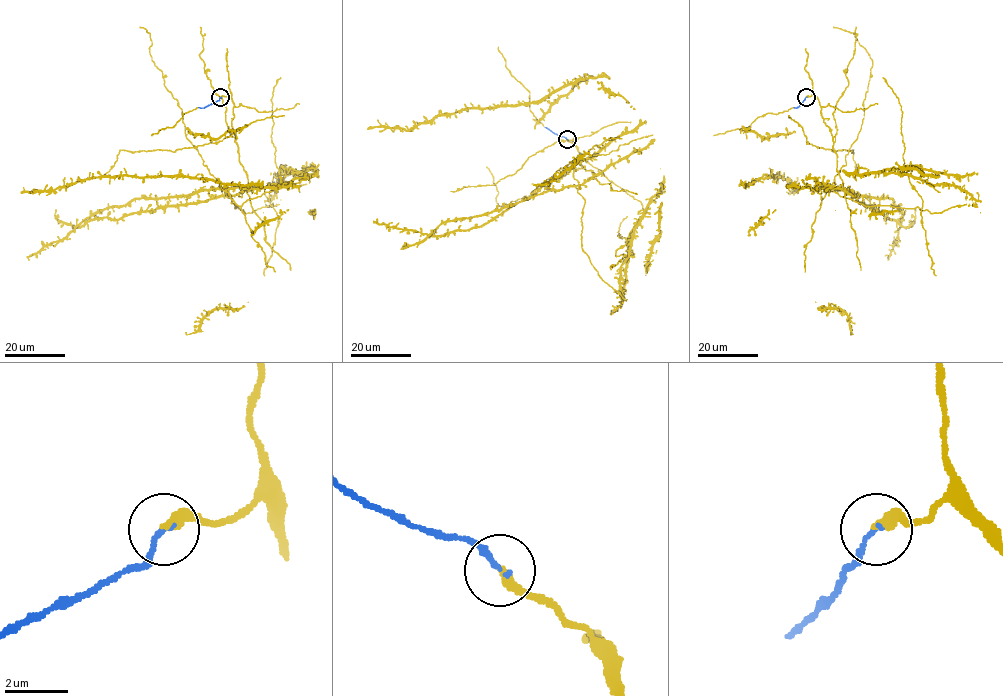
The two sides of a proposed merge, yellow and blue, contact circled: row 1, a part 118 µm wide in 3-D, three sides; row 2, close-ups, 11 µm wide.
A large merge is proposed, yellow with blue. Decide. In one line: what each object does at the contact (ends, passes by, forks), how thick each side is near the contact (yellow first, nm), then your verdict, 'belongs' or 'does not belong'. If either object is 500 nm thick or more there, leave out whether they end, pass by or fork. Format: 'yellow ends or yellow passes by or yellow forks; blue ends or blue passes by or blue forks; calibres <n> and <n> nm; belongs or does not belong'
yellow ends; blue ends; calibres 320 and 140 nm; belongs

